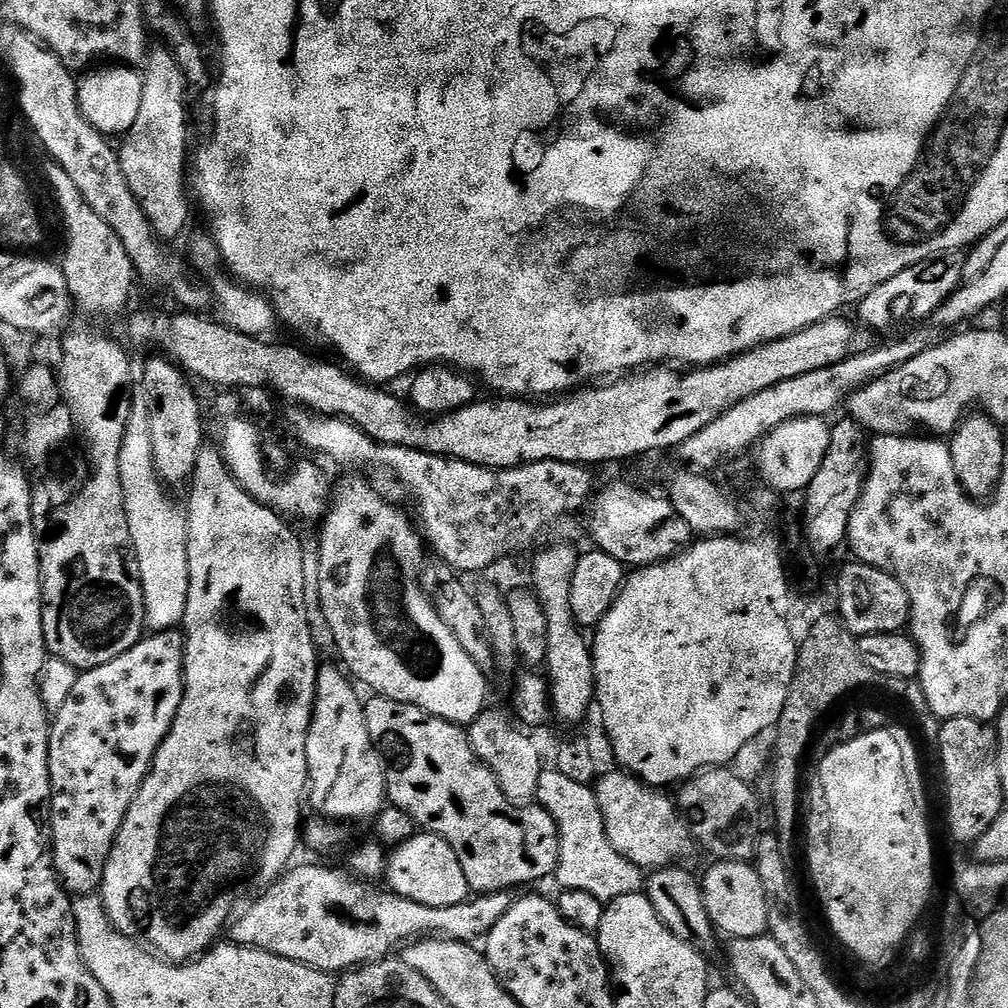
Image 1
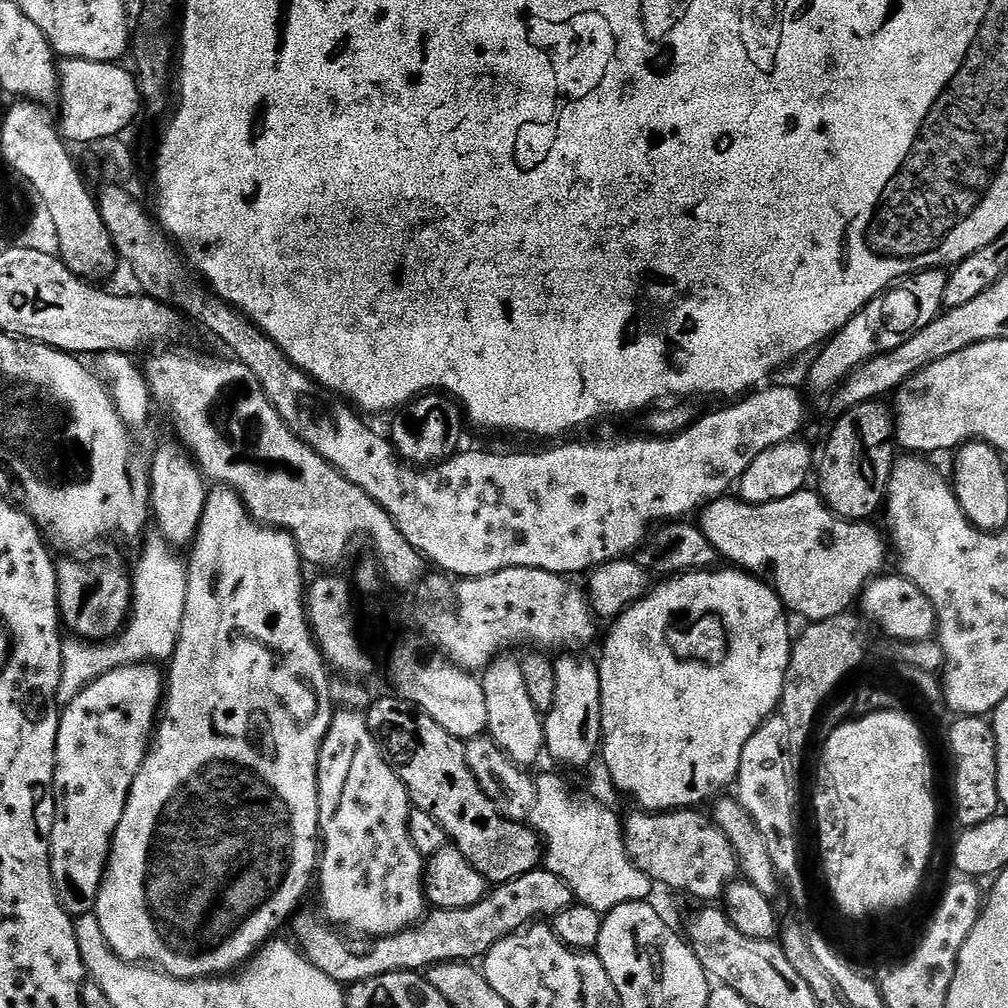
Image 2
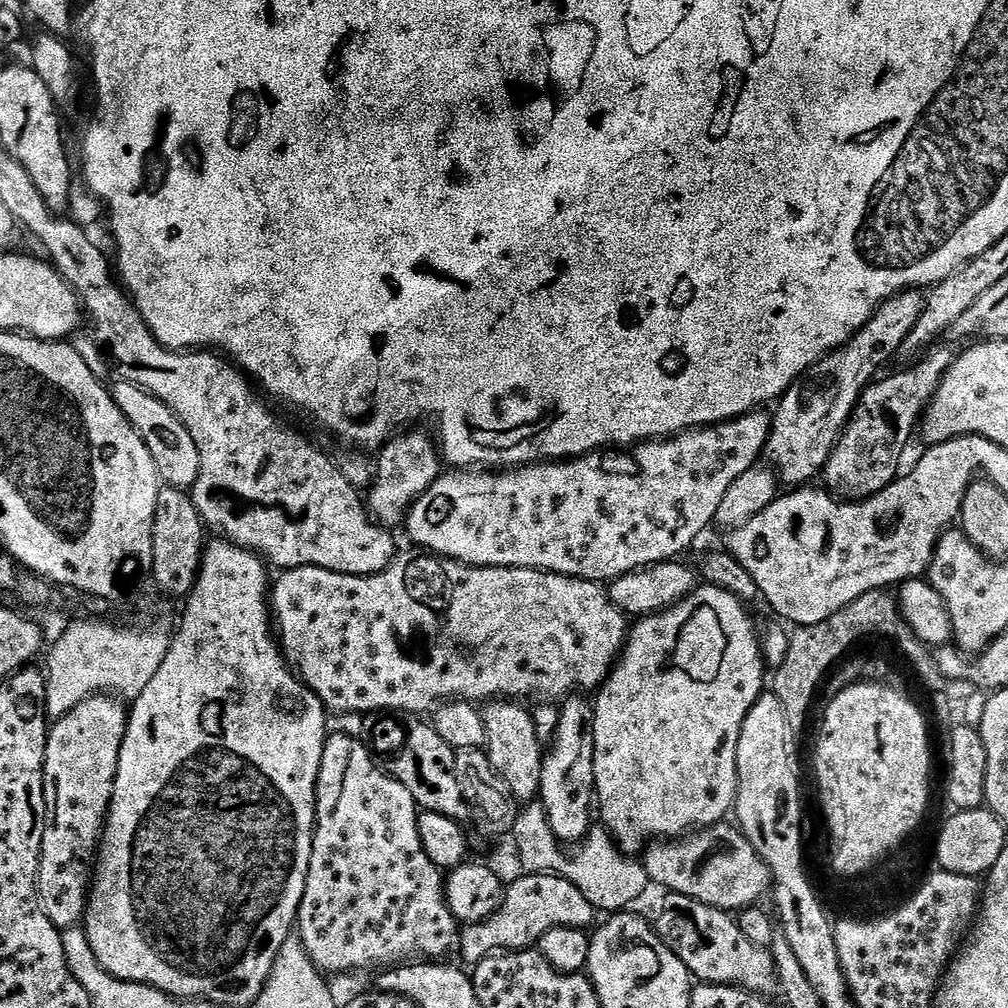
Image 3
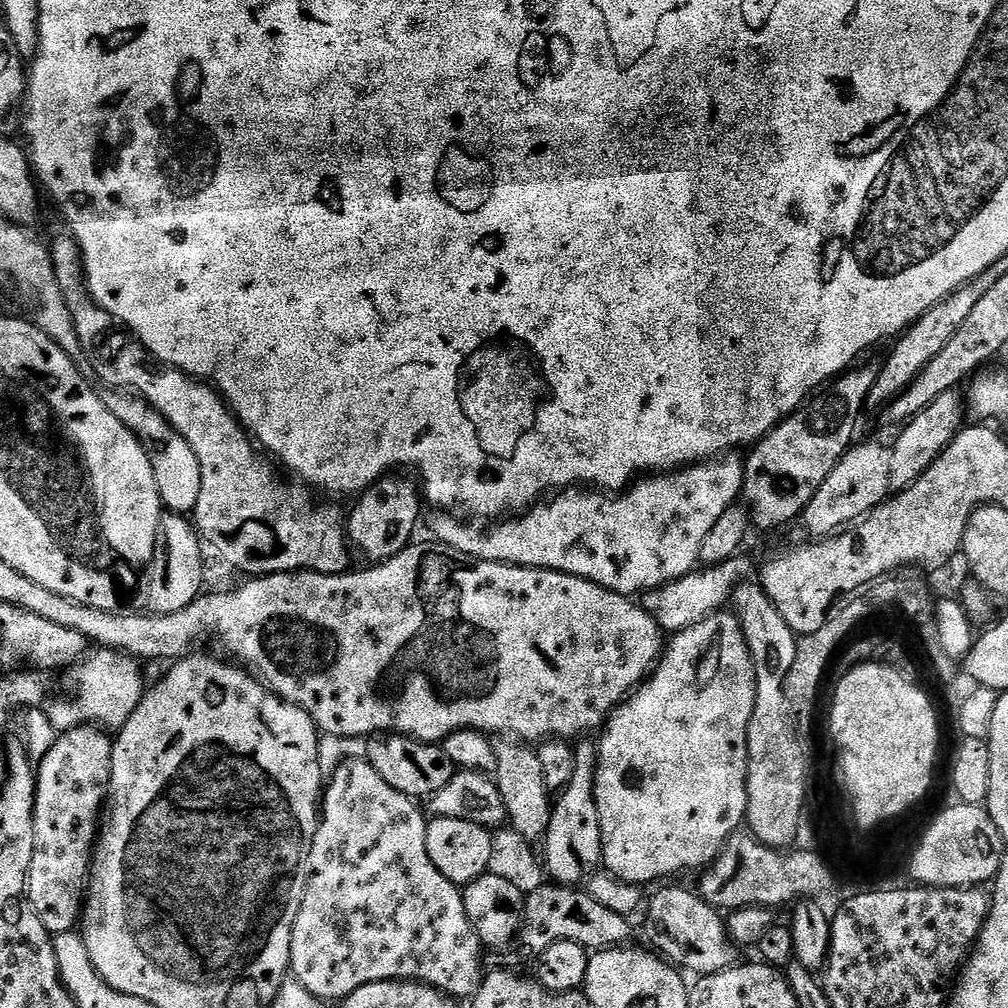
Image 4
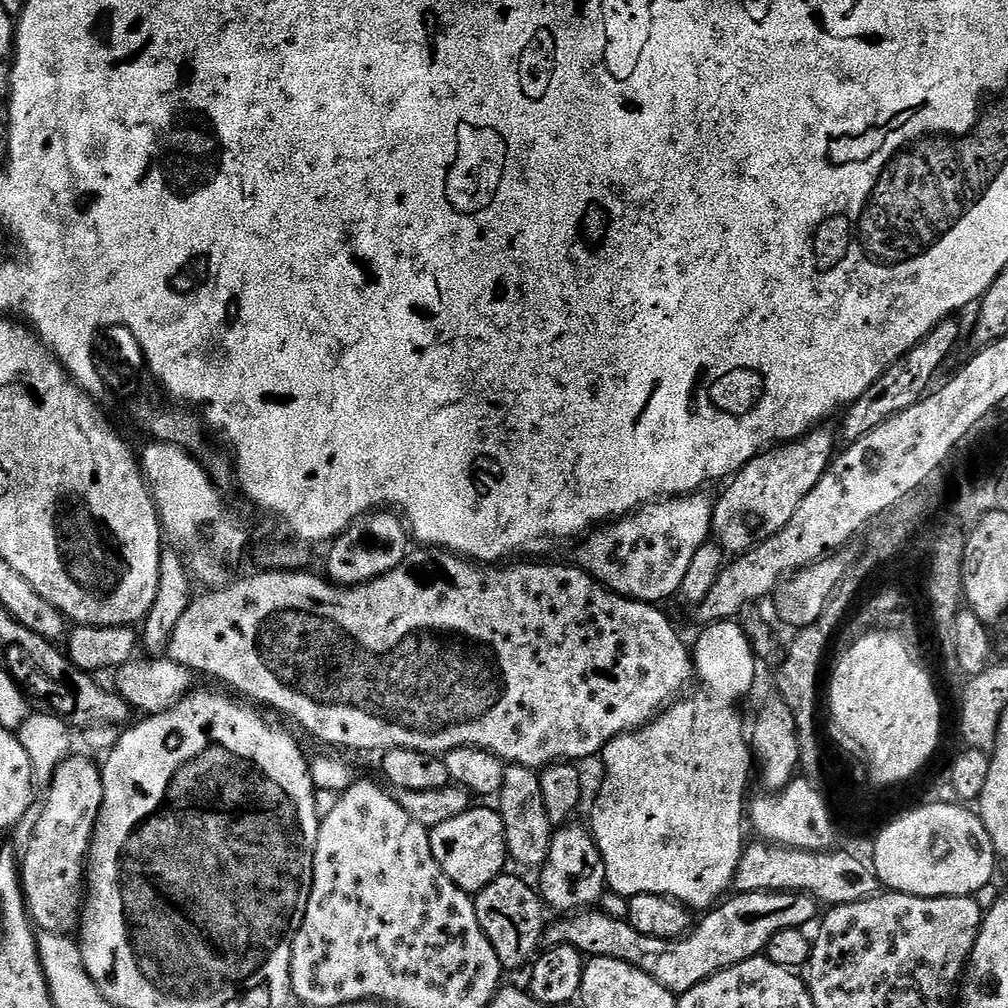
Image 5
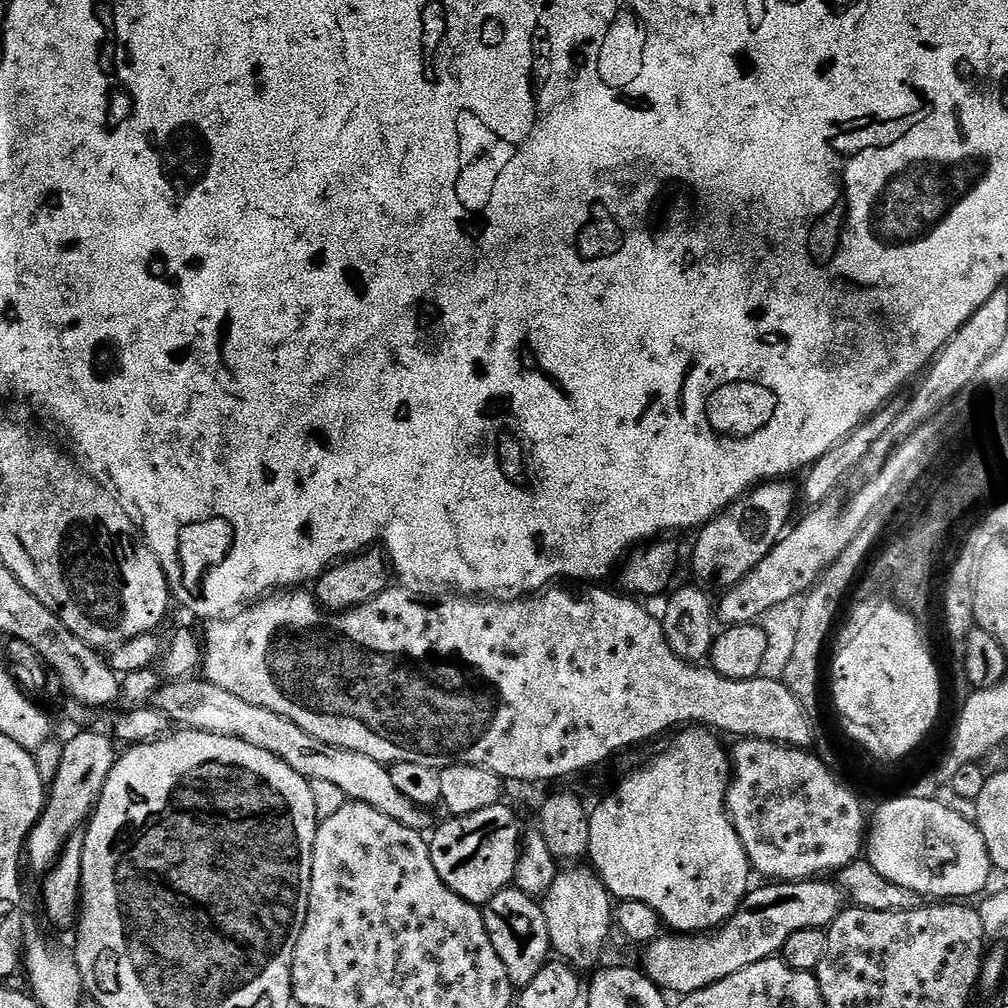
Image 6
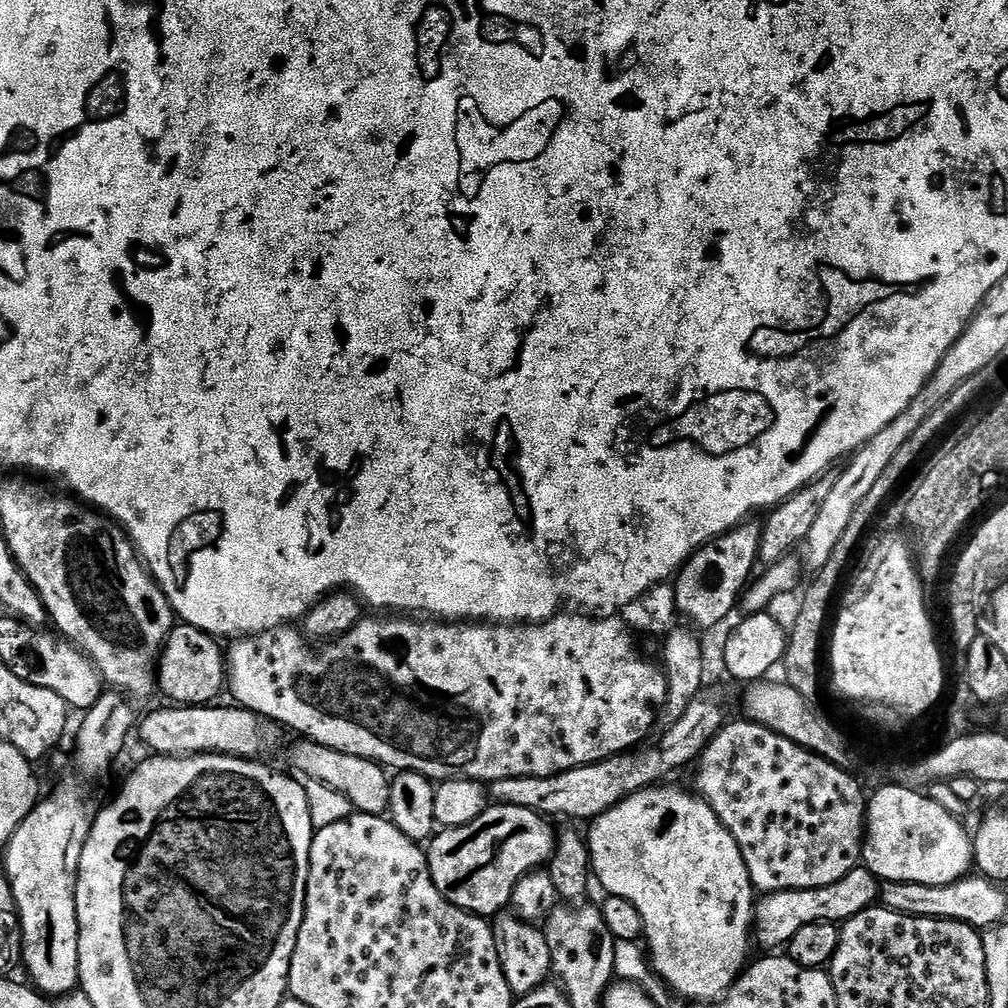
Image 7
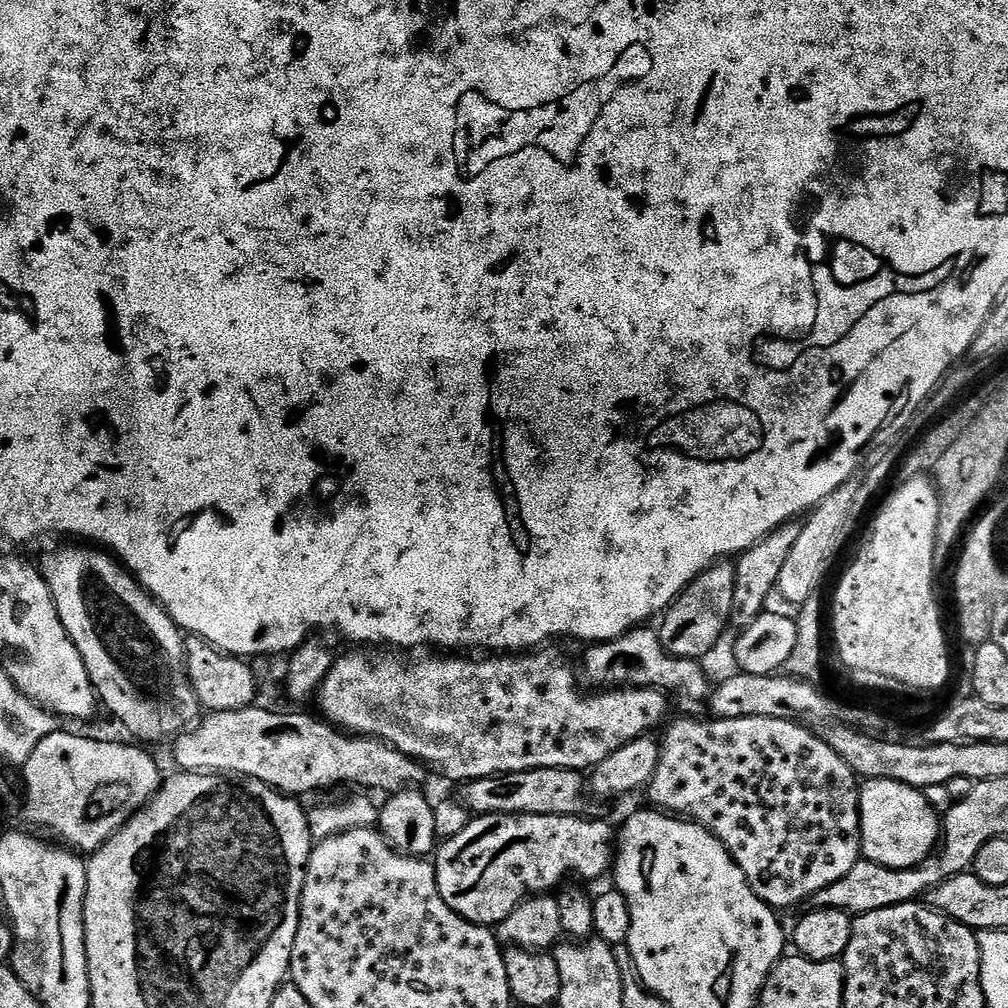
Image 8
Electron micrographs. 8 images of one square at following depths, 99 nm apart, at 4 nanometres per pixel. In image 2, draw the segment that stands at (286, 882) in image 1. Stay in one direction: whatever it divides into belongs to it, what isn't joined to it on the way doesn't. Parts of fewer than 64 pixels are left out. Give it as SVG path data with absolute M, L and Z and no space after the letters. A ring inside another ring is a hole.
M537 866L533 872L495 885L474 906L458 910L432 908L419 924L413 924L411 928L396 932L393 936L348 938L352 940L344 941L340 937L343 935L315 911L303 910L295 913L290 929L296 935L295 943L304 957L318 966L326 978L334 978L334 982L341 986L351 986L366 978L378 978L391 972L420 972L437 964L479 961L502 938L514 935L519 928L541 918L557 916L572 903L574 897L566 882L562 882L558 874L550 874L547 868Z

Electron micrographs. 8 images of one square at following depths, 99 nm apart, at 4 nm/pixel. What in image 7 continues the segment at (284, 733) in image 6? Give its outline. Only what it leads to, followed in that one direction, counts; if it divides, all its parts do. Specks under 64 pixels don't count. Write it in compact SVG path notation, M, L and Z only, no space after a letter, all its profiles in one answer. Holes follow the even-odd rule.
M300 738L297 741L292 748L292 764L301 772L299 773L301 777L317 780L344 793L355 811L375 816L382 816L388 812L392 782L383 764L377 764L375 760L342 754L330 746L315 744L313 740L307 738ZM368 772L373 772L373 776Z

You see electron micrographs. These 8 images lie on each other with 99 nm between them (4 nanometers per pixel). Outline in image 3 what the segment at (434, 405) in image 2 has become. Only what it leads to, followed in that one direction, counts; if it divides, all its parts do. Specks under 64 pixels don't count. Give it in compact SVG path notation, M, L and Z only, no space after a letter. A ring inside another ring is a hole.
M404 430L393 435L377 455L380 457L376 460L376 485L366 492L366 503L372 519L381 528L396 530L399 524L401 527L407 521L413 502L438 482L446 468L437 437L431 431L412 431L416 430Z

